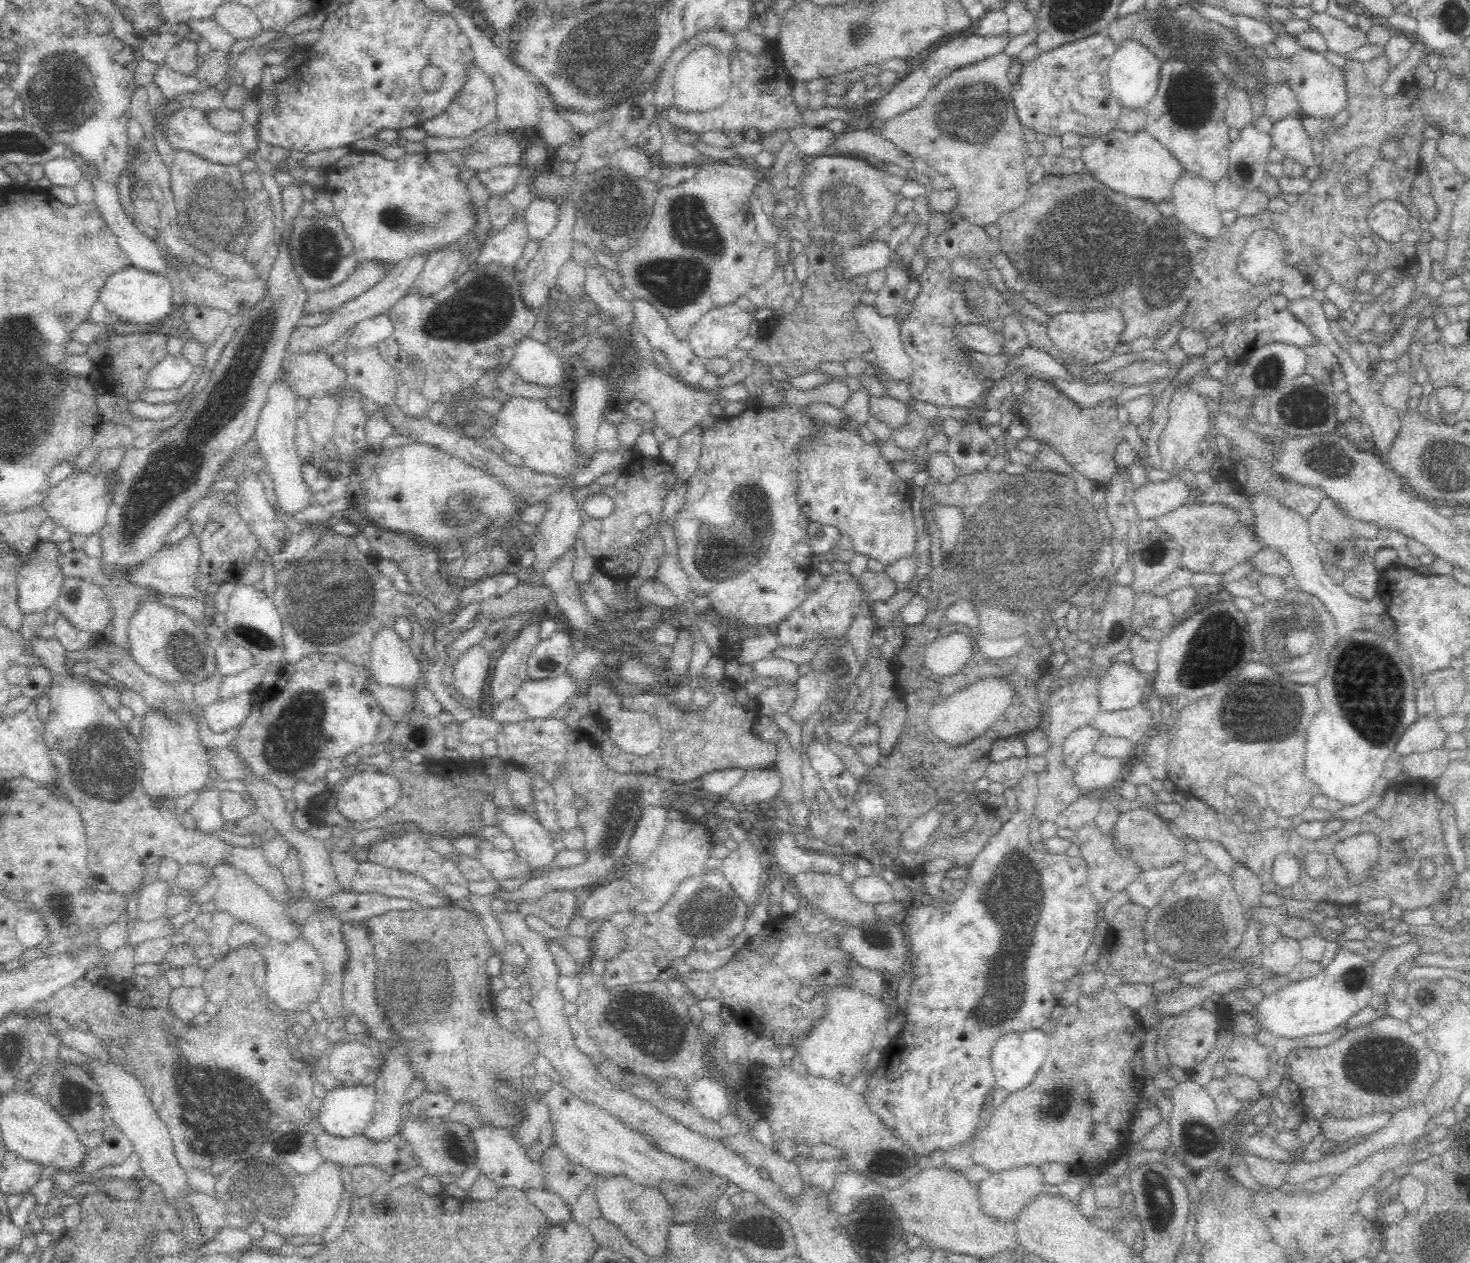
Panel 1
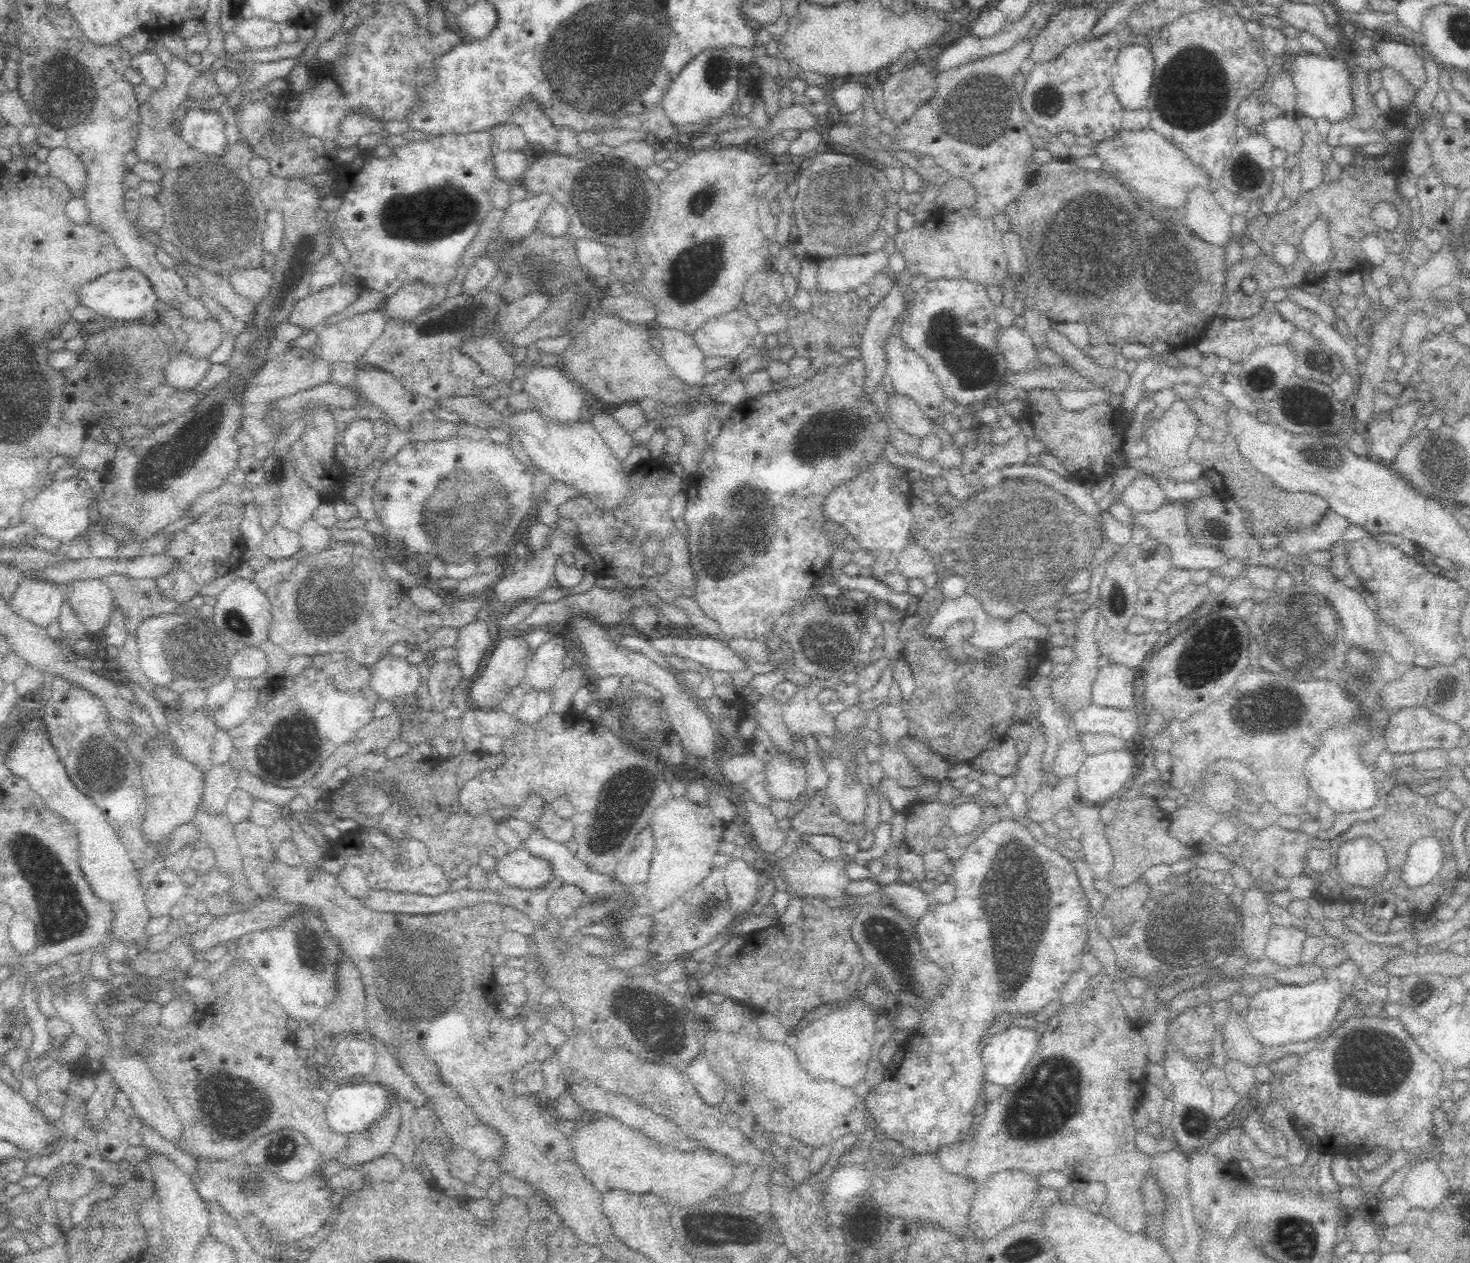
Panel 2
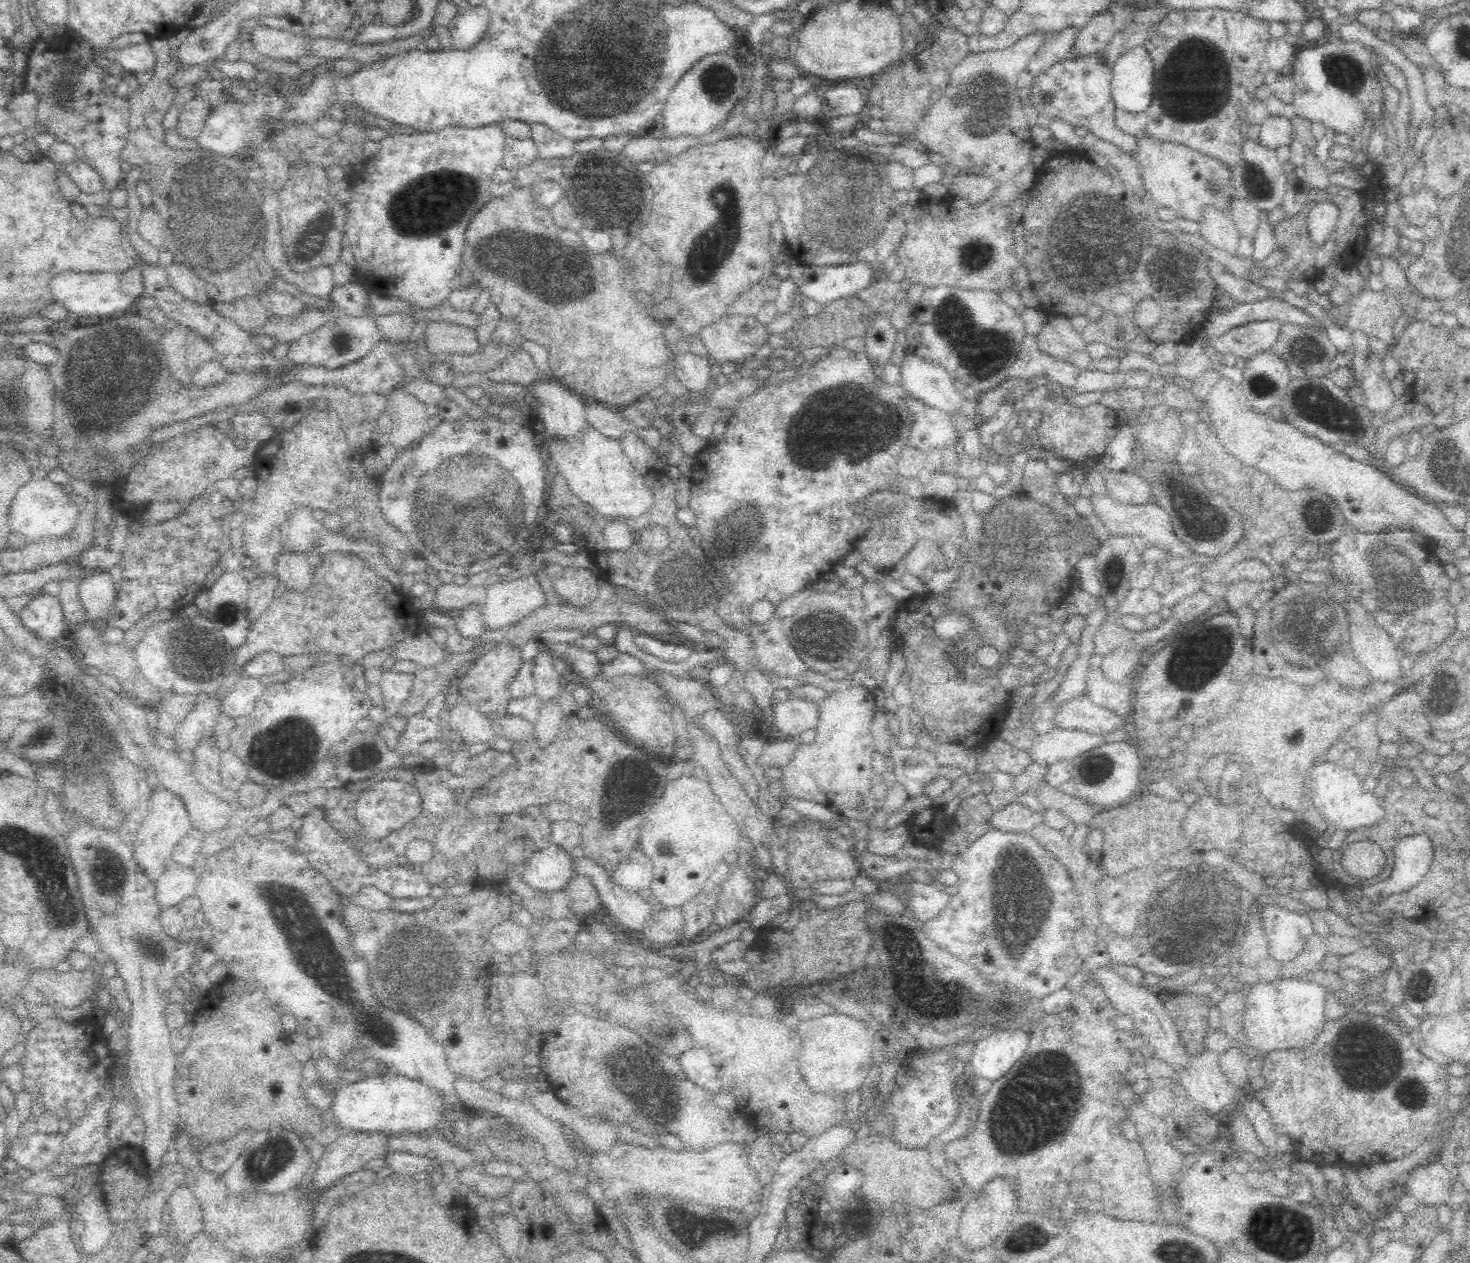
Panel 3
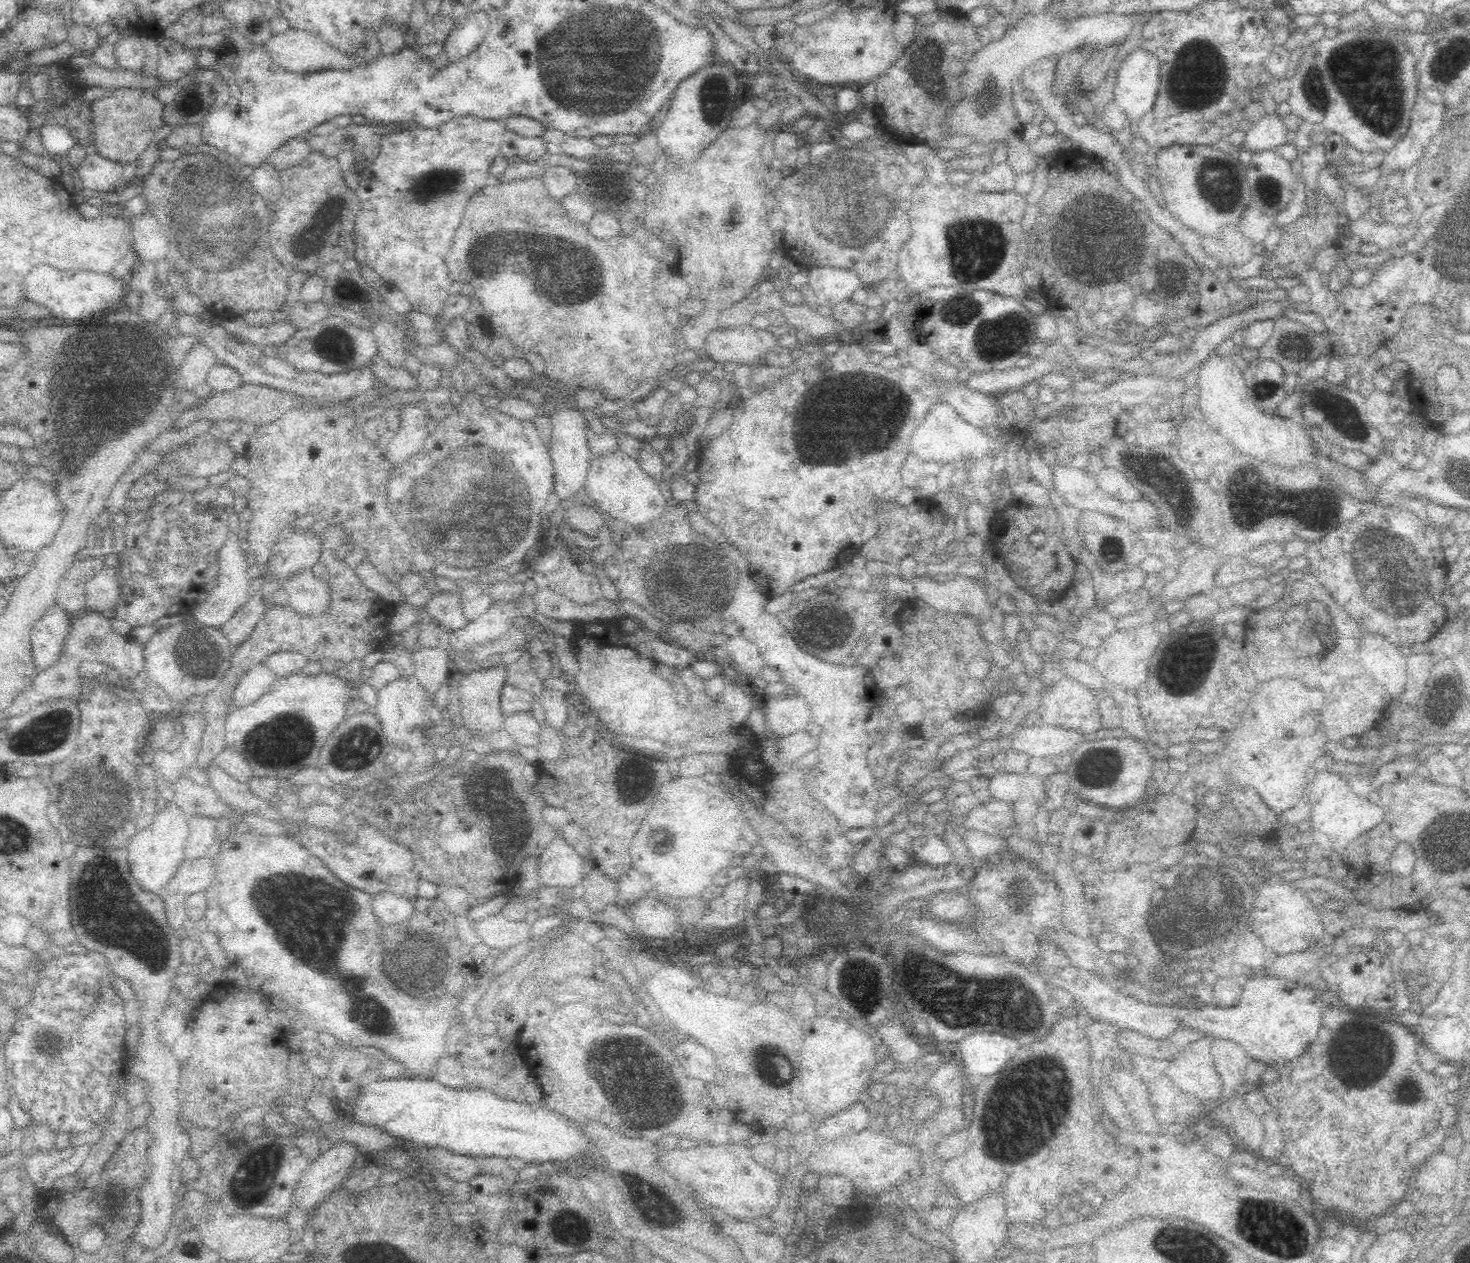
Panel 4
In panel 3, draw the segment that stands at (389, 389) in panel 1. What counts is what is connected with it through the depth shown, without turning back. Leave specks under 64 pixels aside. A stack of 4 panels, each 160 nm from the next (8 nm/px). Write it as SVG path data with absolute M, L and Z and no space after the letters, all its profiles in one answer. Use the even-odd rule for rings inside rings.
M402 390L392 391L386 395L394 430L390 434L391 446L396 450L413 448L426 433L431 408L411 394L404 394Z

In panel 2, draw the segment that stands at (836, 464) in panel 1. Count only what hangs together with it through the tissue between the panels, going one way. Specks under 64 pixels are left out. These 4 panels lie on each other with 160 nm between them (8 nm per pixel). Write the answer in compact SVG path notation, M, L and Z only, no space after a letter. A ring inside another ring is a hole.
M894 283L890 292L871 310L858 346L867 373L864 388L870 396L876 392L880 381L886 377L888 336L896 332L899 319L903 316L904 300L899 288L900 283ZM880 460L876 465L860 472L855 480L844 484L824 502L824 513L832 522L841 525L874 558L871 566L872 577L882 580L895 571L901 552L906 548L913 516L909 508L913 494L908 472L888 460Z

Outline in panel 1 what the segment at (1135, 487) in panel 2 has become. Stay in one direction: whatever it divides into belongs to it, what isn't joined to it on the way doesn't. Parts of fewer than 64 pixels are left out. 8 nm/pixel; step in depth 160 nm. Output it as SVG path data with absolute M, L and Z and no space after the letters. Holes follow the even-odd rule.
M1165 478L1147 481L1131 498L1140 520L1154 520L1180 505L1194 502L1192 492L1182 480Z

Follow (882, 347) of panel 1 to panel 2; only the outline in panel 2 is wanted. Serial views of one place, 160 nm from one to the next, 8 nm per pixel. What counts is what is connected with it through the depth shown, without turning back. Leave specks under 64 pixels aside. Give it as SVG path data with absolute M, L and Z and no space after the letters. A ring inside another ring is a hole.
M897 332L888 336L886 353L888 353L886 377L890 378L894 392L905 394L916 401L920 405L922 413L928 419L934 420L936 416L940 416L940 406L944 404L946 397L944 397L944 387L942 387L938 375L930 369L930 365L926 363L922 356L908 348Z

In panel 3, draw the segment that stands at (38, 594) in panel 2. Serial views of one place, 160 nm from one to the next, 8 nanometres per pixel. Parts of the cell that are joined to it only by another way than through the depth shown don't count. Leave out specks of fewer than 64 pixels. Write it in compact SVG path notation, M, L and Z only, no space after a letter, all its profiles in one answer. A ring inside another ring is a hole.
M44 594L36 600L32 600L22 614L23 626L32 632L42 643L63 641L66 630L69 630L64 609L56 596ZM60 638L60 640L56 640Z

